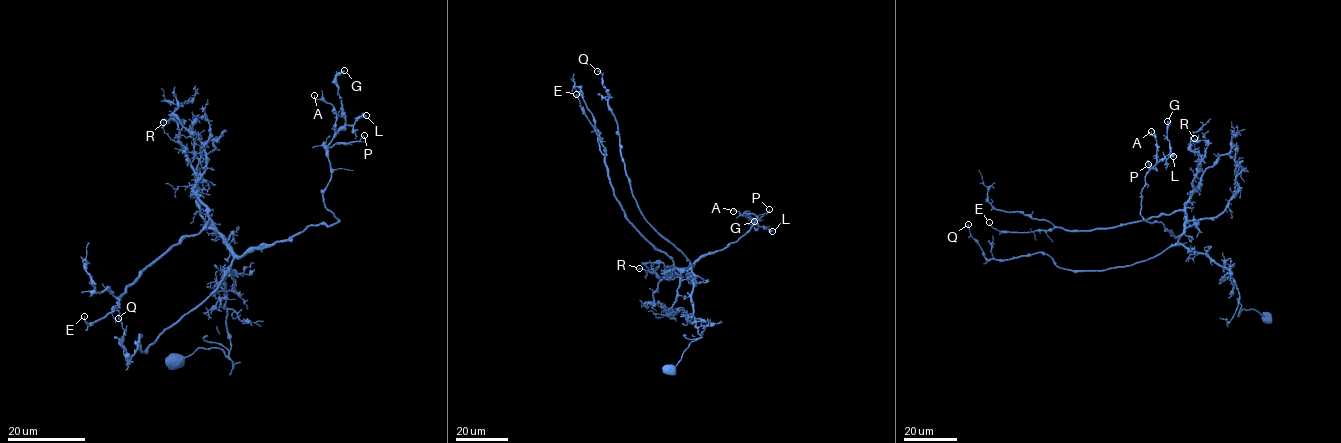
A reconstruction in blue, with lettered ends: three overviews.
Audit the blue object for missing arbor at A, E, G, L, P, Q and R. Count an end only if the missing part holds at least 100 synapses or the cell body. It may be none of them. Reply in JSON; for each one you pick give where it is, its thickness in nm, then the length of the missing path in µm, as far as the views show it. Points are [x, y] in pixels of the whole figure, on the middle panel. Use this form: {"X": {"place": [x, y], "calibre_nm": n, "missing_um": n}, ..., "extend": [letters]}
{"extend": []}

